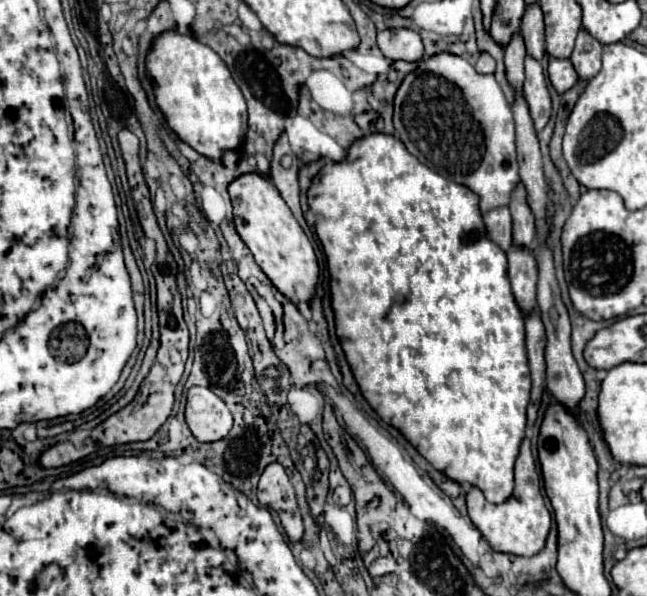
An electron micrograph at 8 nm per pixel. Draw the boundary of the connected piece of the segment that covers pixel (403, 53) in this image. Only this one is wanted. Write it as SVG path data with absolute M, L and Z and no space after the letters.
M385 29L377 33L377 45L389 59L419 61L423 57L423 43L419 33L411 29Z

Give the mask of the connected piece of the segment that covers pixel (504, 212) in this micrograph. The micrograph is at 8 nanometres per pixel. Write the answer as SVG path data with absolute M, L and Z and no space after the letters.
M497 207L489 213L485 213L483 219L485 219L489 239L493 239L493 243L497 243L503 251L507 251L511 247L511 213L509 213L509 207Z

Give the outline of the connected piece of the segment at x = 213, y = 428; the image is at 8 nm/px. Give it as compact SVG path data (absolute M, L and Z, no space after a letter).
M191 387L187 391L185 421L197 441L209 443L229 435L233 415L227 405L207 387Z

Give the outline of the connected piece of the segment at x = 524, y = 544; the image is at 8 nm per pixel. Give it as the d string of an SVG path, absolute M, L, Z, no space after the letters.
M527 437L521 441L521 451L519 451L517 463L515 463L513 495L505 503L493 505L483 497L483 493L477 487L471 487L467 491L467 511L469 511L469 517L475 523L475 527L481 531L481 535L487 539L487 543L495 551L531 557L543 549L549 527L551 527L551 515L549 515L545 501L541 497L541 491L539 491L539 475L535 471L535 461L533 461L531 445L529 445Z

